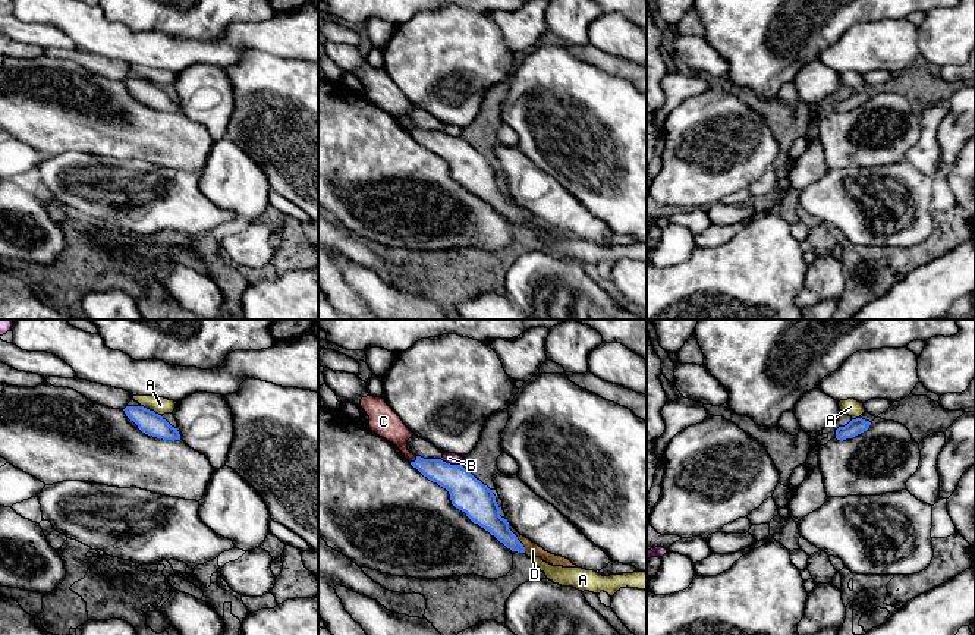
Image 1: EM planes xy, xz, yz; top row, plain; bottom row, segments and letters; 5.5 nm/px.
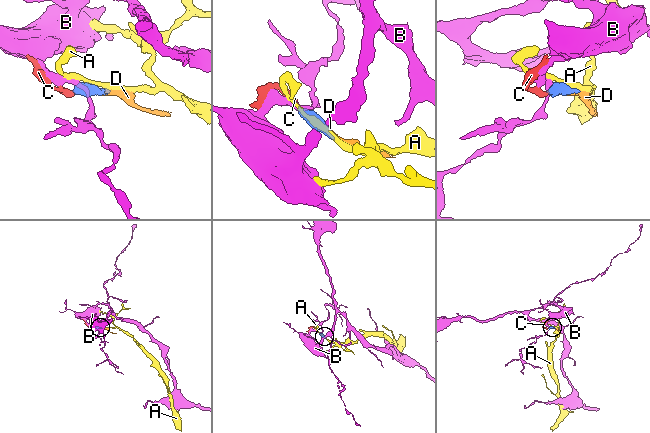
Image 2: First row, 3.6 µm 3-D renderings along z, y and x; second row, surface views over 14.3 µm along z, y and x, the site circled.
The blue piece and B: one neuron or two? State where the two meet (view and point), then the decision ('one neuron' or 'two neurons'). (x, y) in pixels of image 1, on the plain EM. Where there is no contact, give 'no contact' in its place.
meets blue in xz at (449, 135); two neurons

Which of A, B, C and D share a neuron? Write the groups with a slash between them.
A / B / C D

